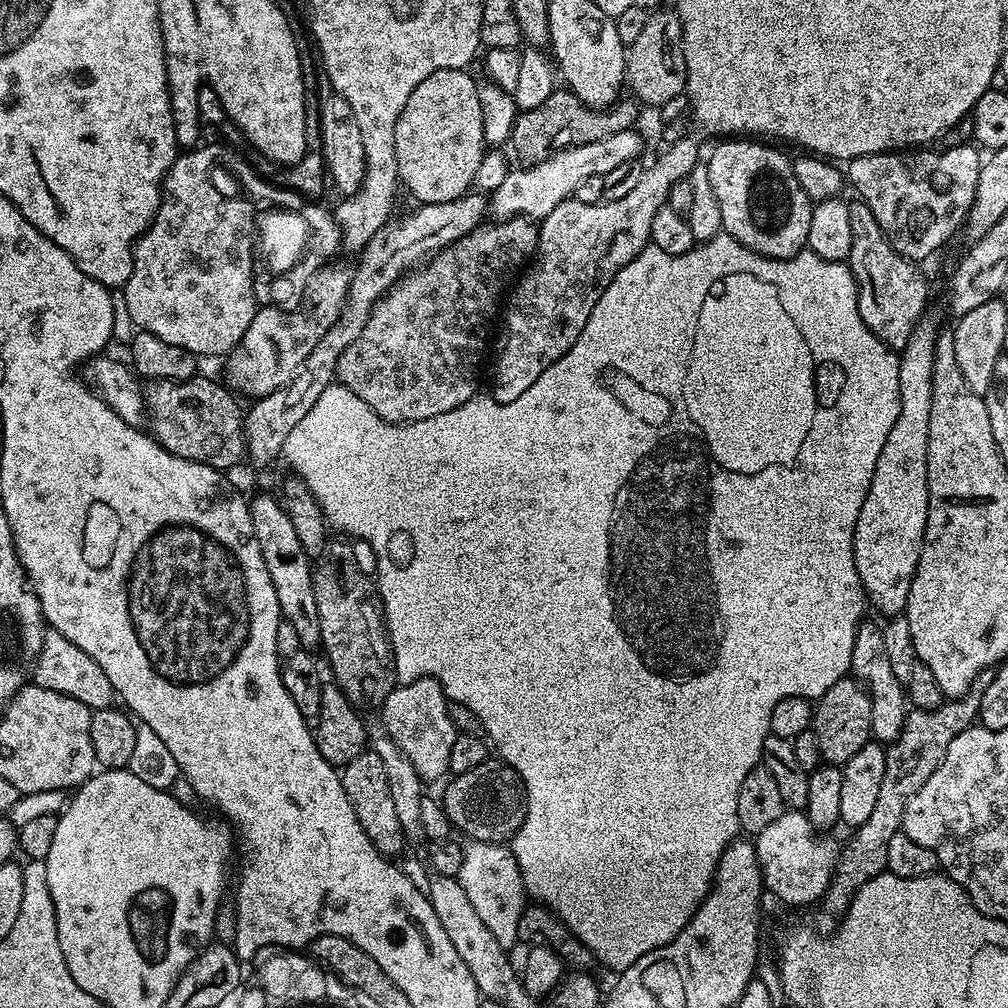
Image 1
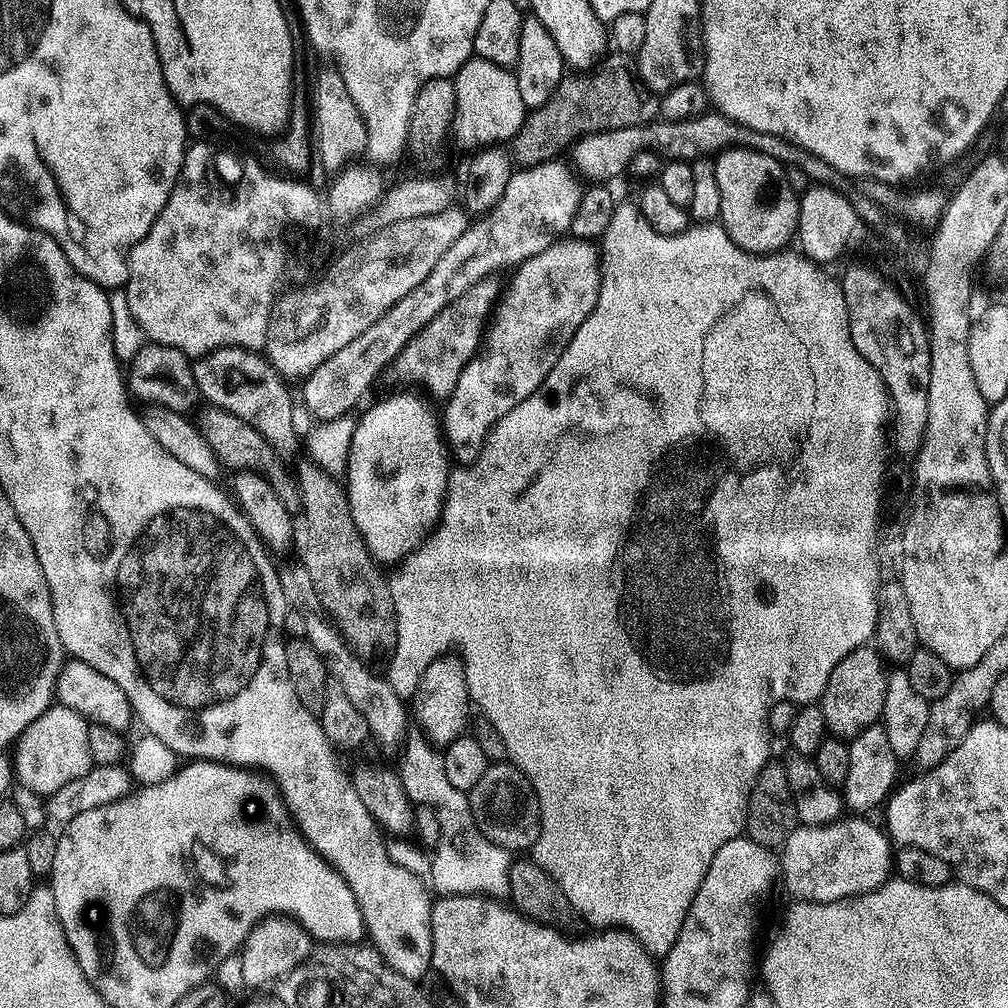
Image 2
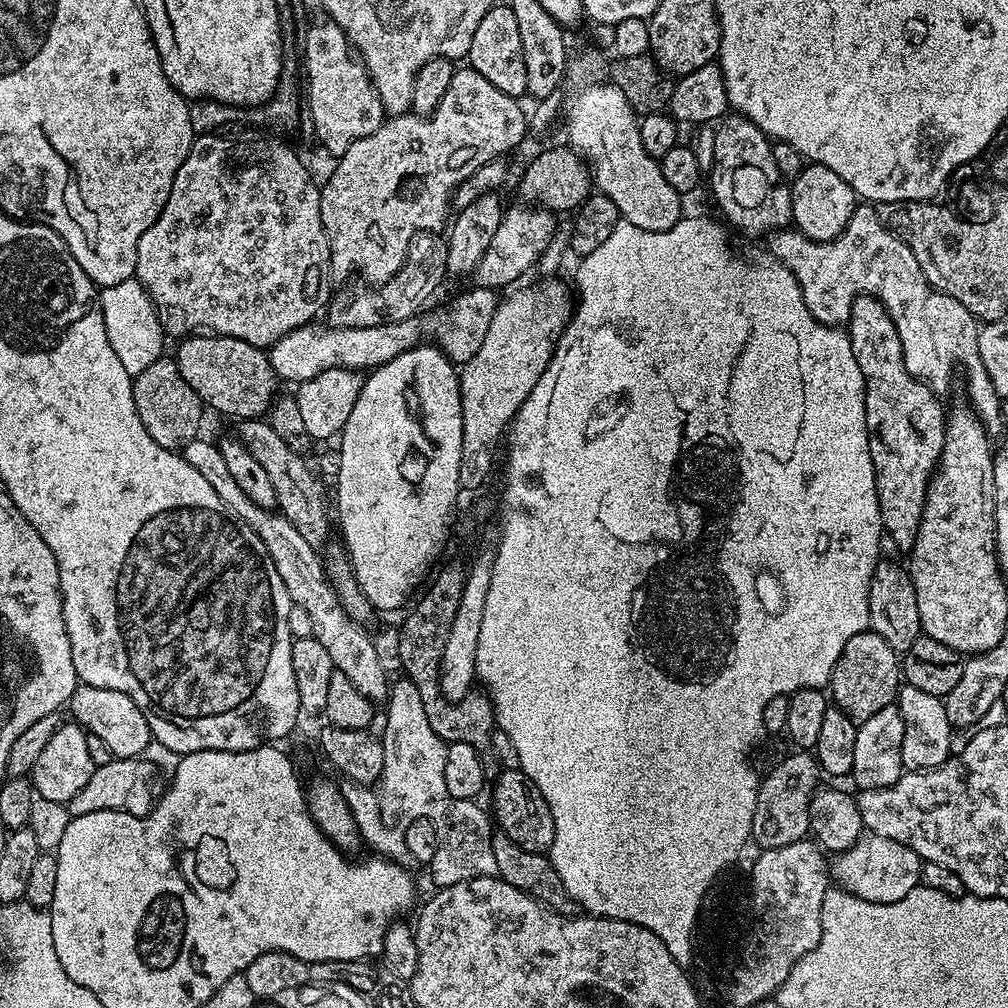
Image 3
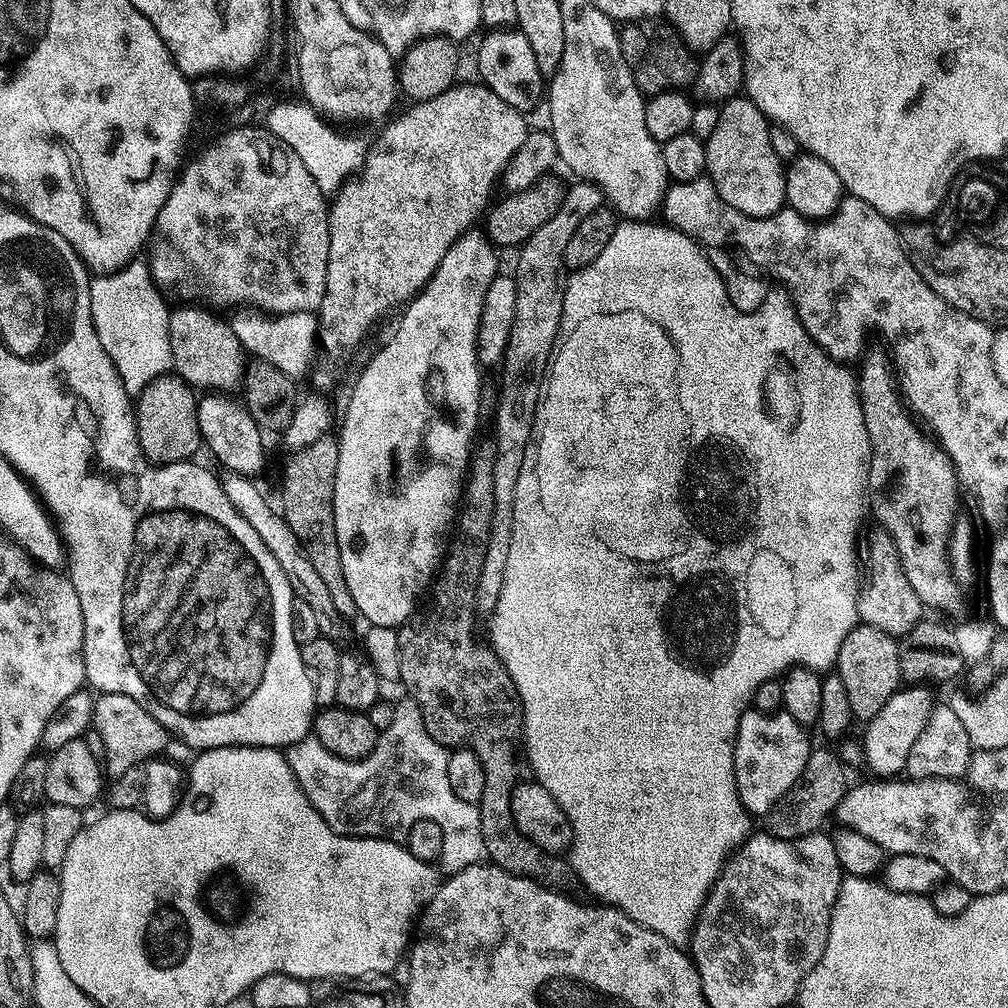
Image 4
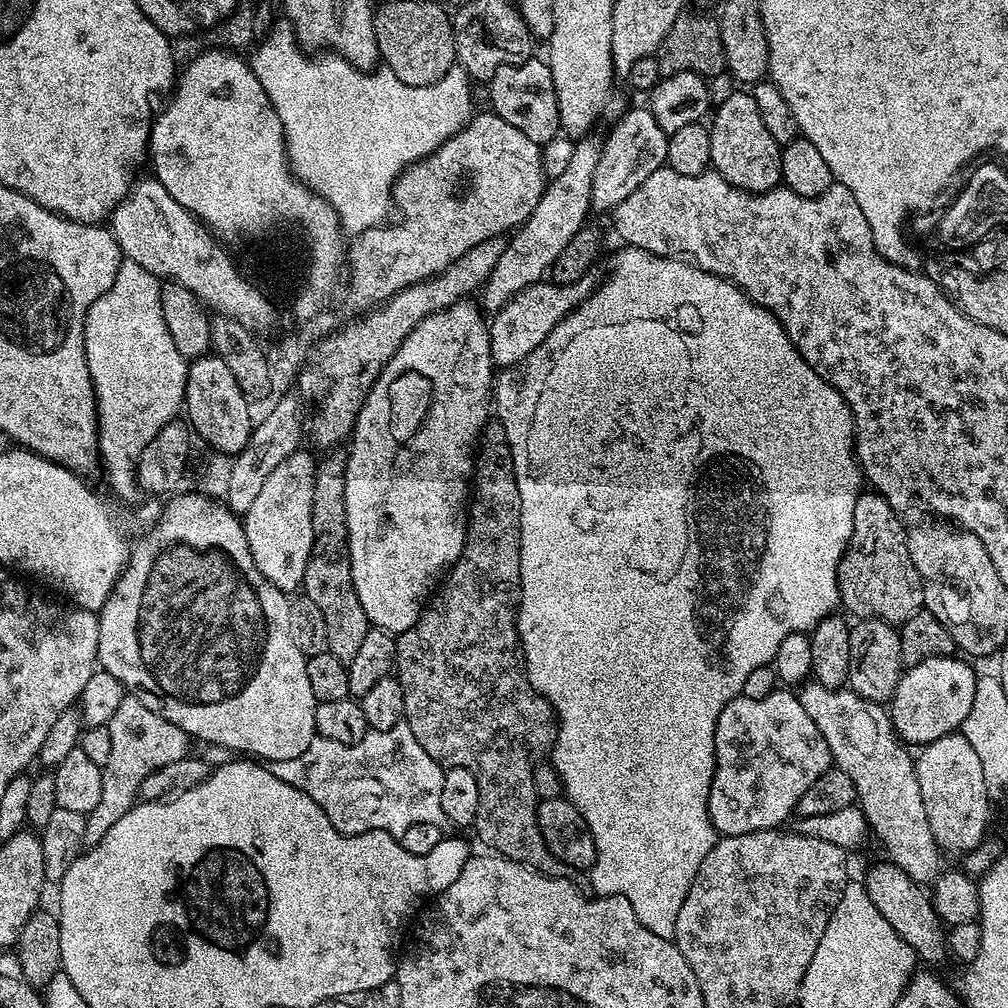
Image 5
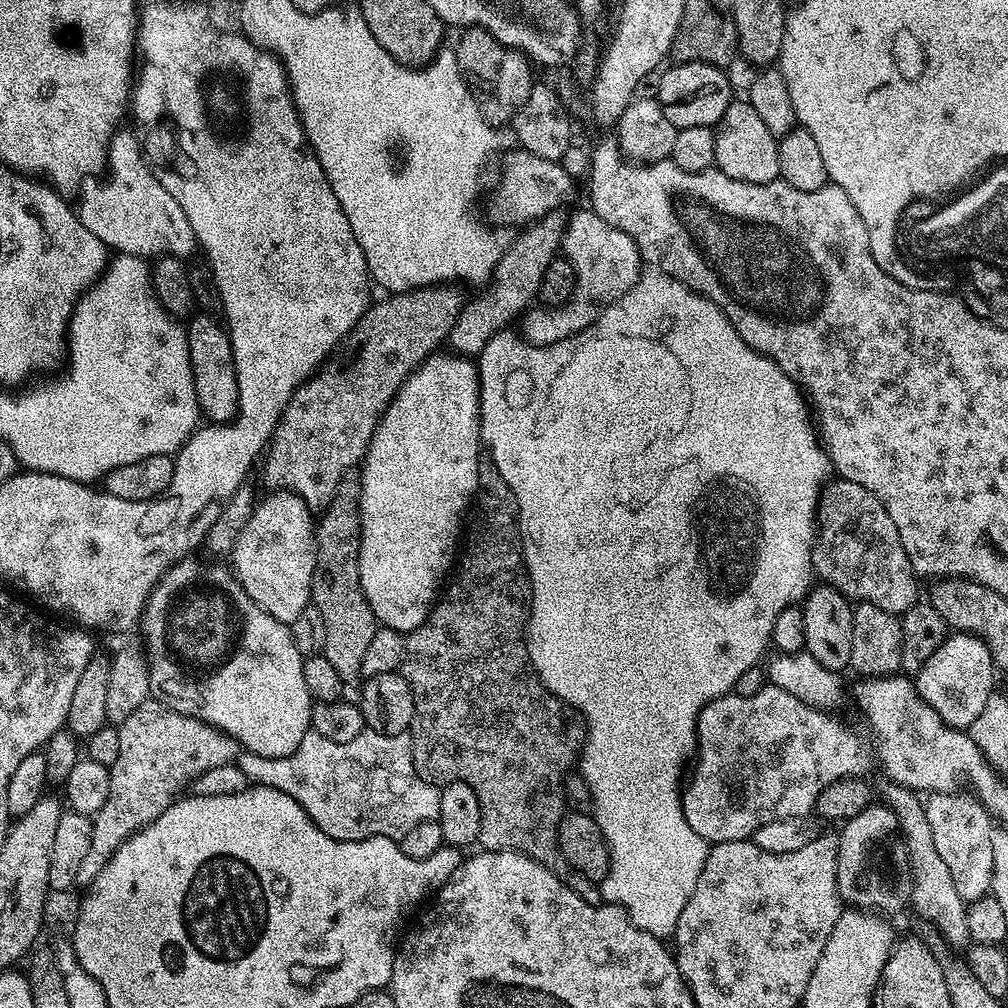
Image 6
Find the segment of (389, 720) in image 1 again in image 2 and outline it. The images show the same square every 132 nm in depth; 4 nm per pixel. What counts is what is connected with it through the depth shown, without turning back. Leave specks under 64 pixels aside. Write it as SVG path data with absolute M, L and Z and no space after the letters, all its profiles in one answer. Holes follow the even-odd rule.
M449 654L440 656L420 676L415 694L410 697L410 716L424 739L433 746L446 746L454 738L465 735L468 724L468 687L464 666L458 656Z

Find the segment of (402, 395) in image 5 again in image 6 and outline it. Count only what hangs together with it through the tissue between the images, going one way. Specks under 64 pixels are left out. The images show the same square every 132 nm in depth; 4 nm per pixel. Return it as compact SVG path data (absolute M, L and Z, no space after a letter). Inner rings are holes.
M448 350L429 356L427 360L419 364L404 379L403 386L396 391L396 397L393 398L387 410L384 411L384 416L380 420L380 425L376 428L374 438L370 442L368 452L362 461L364 472L361 471L359 473L360 581L362 582L362 594L366 598L370 610L376 616L377 625L393 628L407 634L414 631L422 621L428 619L428 613L432 611L432 605L442 588L440 579L444 575L446 575L445 577L449 575L450 569L458 556L458 545L462 540L460 523L464 520L464 511L467 508L469 511L470 505L473 503L476 487L478 486L478 470L482 463L480 452L482 456L482 441L480 439L480 374L477 365L469 357L453 354Z

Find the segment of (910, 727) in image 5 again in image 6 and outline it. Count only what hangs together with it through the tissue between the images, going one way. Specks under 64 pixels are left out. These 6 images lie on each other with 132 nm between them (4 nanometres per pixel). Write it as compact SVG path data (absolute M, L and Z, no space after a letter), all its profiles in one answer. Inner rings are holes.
M969 632L949 634L930 654L927 662L915 673L916 692L928 703L951 728L968 730L986 702L994 693L992 687L994 665L990 650L976 636Z

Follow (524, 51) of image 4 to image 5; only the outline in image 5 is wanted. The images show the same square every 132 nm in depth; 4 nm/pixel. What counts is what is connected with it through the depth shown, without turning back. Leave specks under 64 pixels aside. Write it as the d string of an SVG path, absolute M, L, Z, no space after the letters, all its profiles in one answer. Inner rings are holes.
M533 58L521 64L502 66L487 88L488 96L492 99L491 111L510 122L510 126L522 130L522 134L526 134L530 142L543 146L561 135L558 98L552 81L552 71L543 59Z

